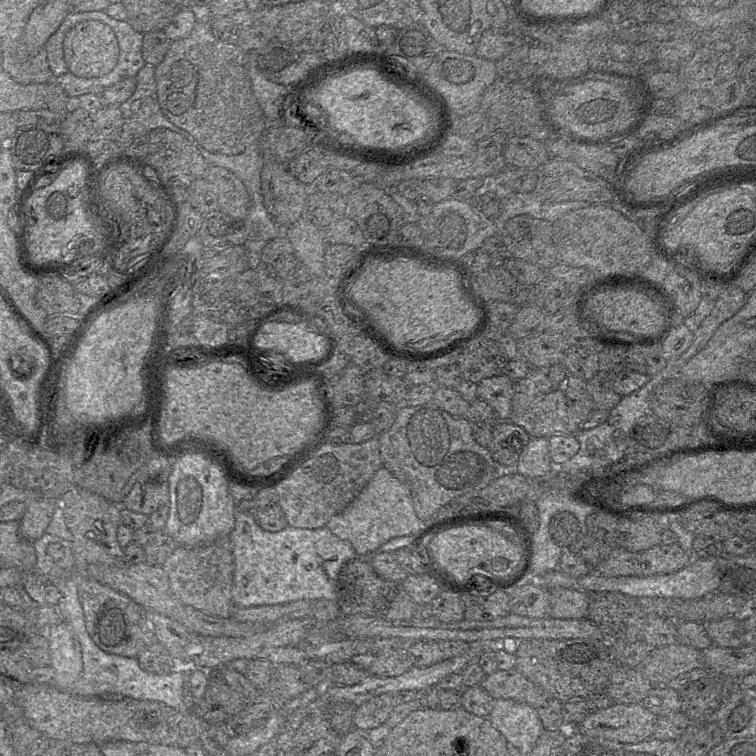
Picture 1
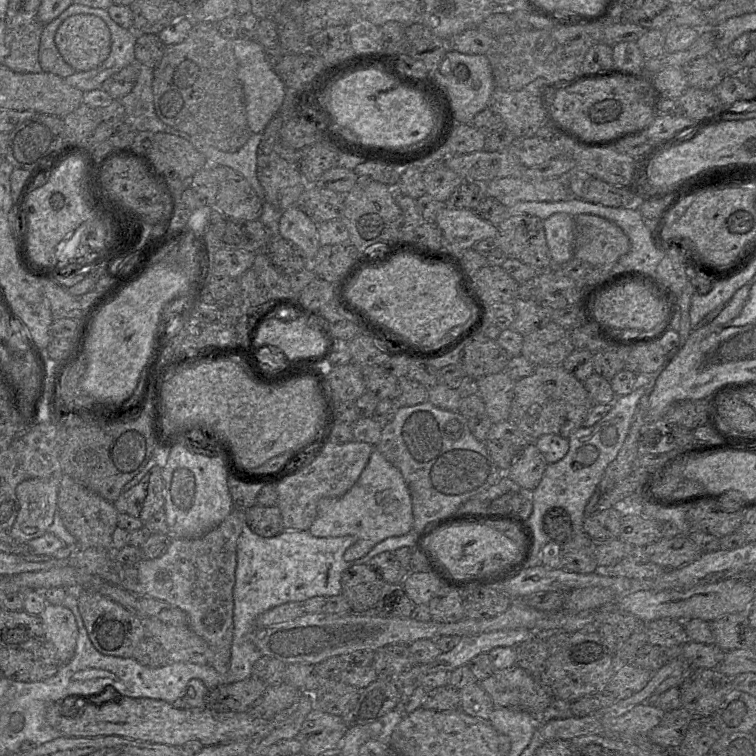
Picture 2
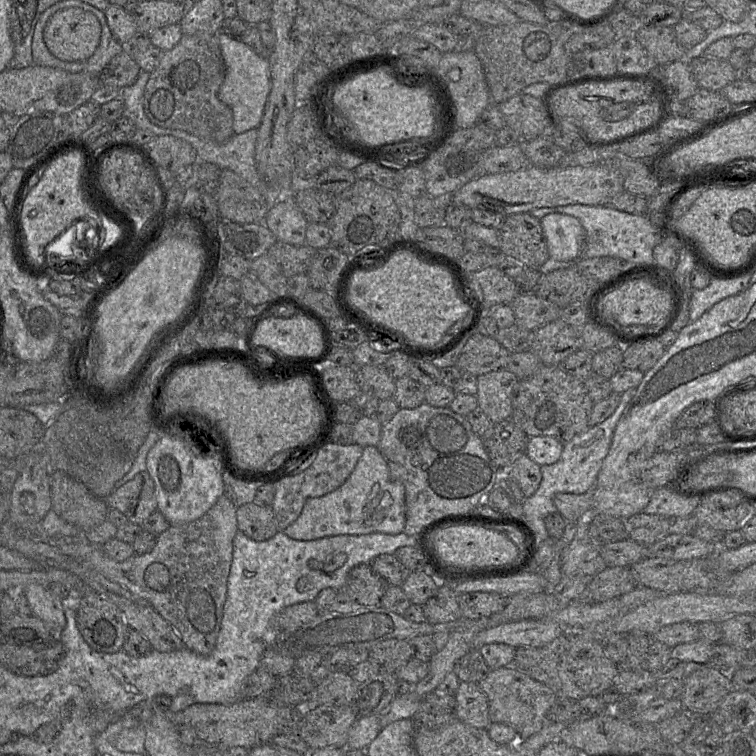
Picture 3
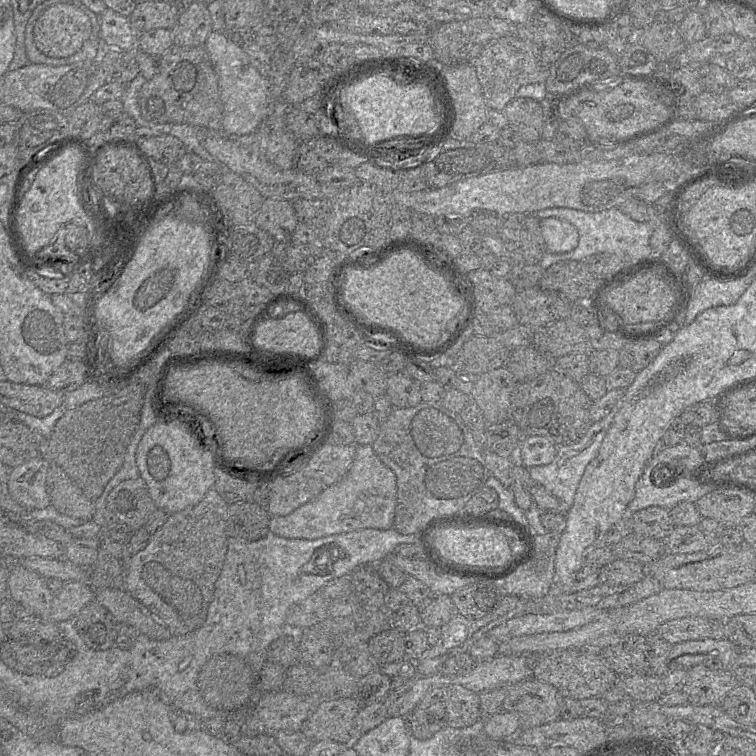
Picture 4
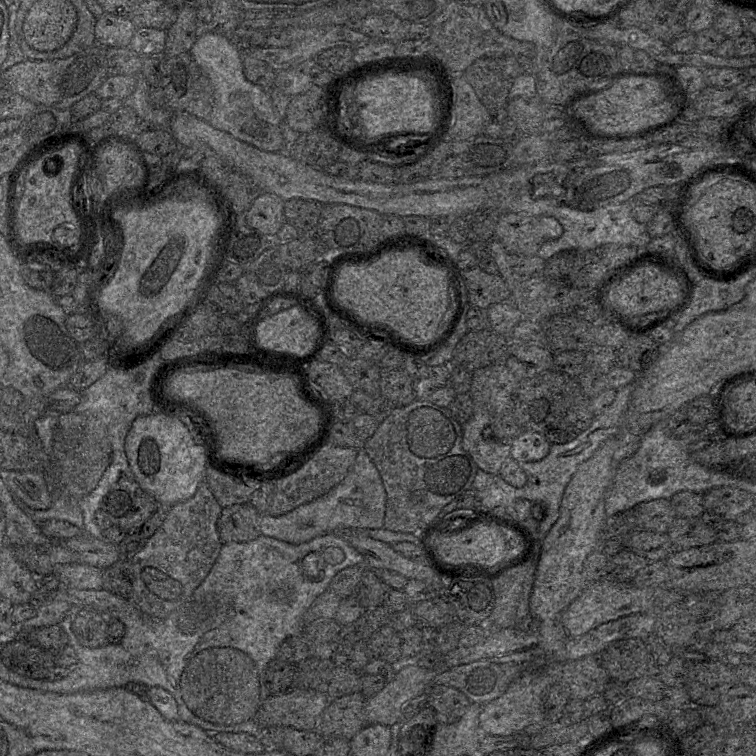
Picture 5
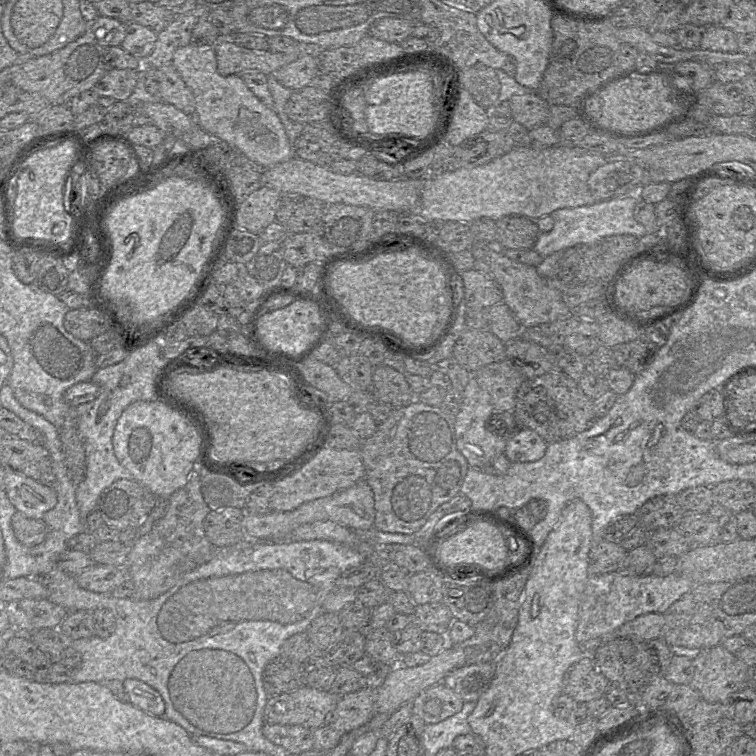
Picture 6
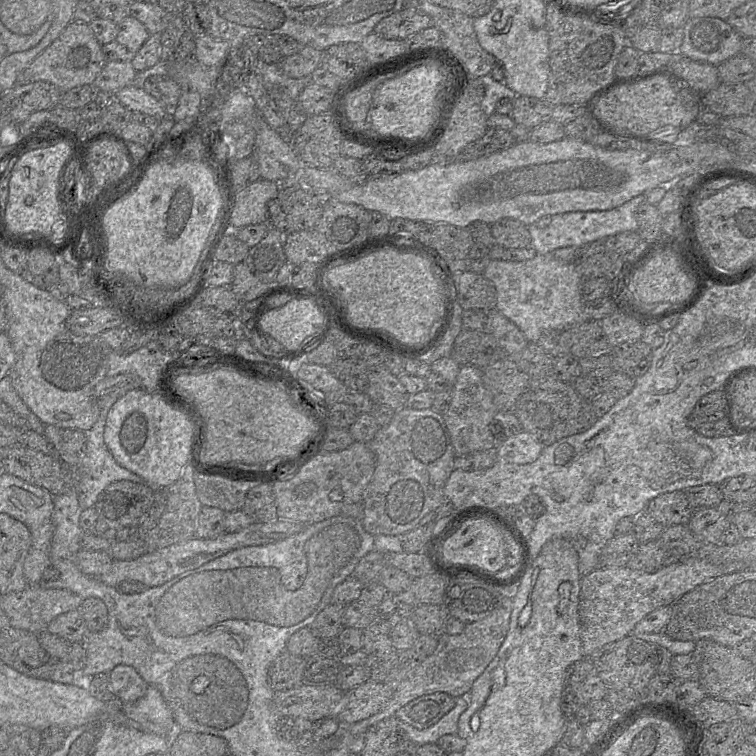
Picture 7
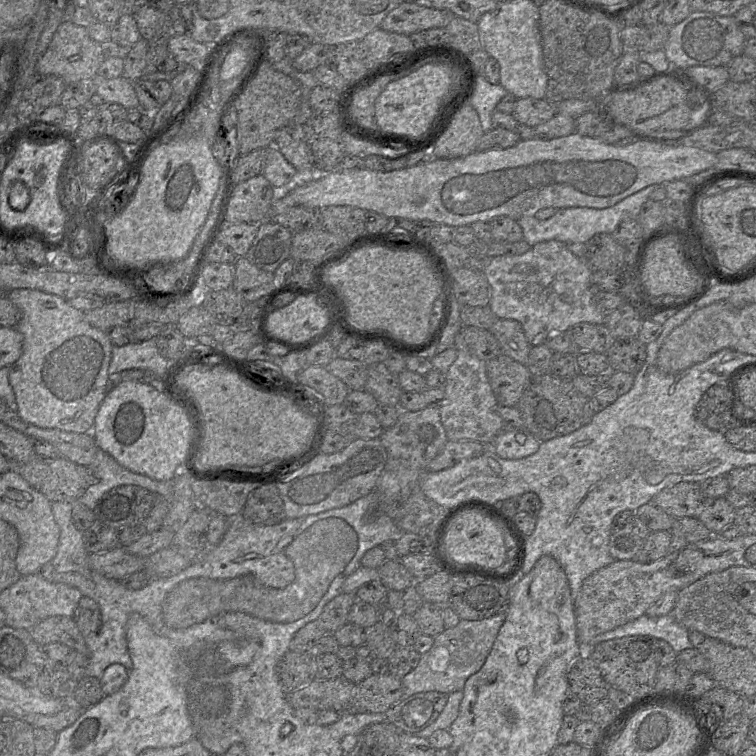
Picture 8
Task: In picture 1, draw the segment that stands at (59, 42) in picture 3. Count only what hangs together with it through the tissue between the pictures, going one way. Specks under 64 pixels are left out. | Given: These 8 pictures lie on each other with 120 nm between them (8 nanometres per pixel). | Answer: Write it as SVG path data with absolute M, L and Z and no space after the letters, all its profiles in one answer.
M87 20L72 27L63 40L64 59L70 73L81 78L105 76L116 66L119 46L115 33L105 23Z

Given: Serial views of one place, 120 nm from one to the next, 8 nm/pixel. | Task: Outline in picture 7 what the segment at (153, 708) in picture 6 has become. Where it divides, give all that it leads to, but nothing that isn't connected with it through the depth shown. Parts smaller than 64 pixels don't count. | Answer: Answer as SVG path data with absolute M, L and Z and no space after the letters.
M119 665L108 676L115 697L122 704L134 703L146 693L148 684L131 666Z

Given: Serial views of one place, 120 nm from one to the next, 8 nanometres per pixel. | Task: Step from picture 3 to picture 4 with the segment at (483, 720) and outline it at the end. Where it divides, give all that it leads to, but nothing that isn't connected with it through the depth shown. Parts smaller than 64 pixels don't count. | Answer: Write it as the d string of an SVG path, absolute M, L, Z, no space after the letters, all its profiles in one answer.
M460 684L445 687L444 704L451 727L469 727L481 718L479 694Z

